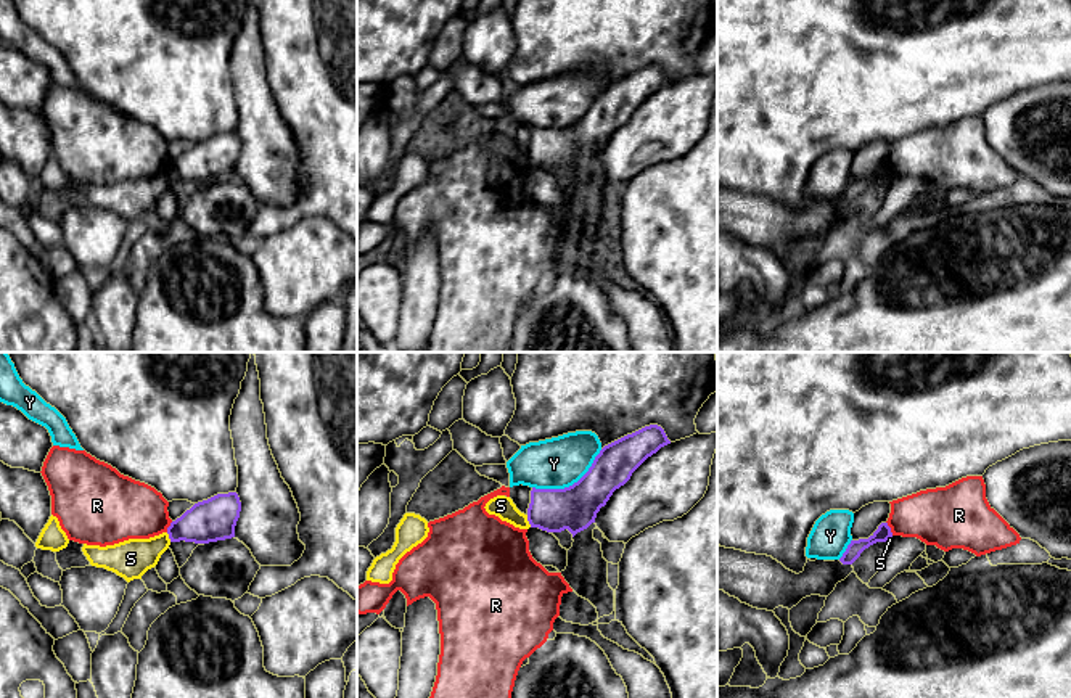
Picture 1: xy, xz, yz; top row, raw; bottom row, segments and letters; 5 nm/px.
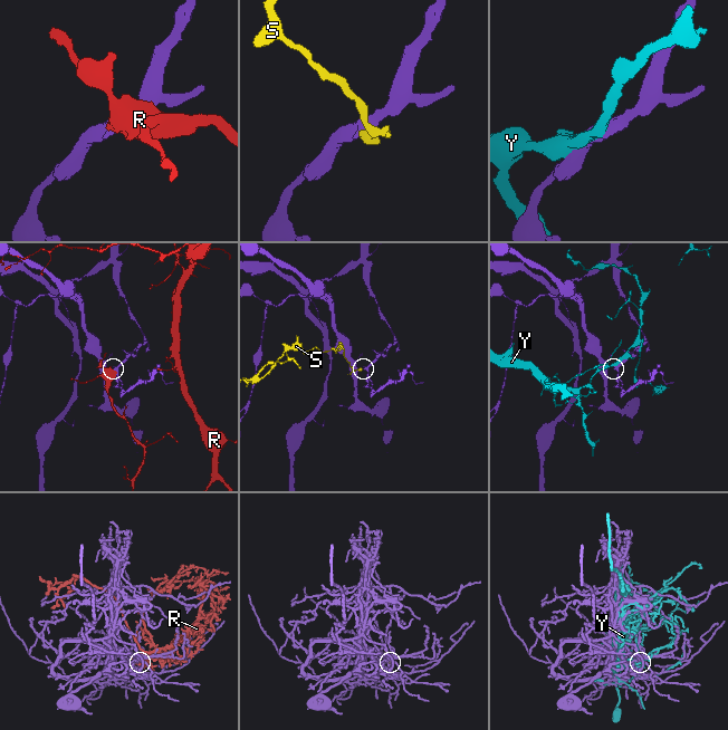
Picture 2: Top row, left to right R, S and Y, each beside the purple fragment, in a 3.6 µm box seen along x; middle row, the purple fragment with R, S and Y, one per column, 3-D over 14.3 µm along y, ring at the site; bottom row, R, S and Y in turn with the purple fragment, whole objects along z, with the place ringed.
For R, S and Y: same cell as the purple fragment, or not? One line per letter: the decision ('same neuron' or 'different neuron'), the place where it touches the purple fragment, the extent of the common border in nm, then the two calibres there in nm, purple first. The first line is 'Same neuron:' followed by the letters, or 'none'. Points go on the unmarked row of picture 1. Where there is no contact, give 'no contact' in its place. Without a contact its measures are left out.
Same neuron: none
R: different neuron; meets purple in yz at (890, 168); contact 80 nm long; 80 nm thick on the purple side, 280 nm on the other
S: different neuron; meets purple in xz at (528, 160); contact 70 nm long; 220 nm thick on the purple side, 110 nm on the other
Y: different neuron; meets purple in xz at (570, 126); contact 400 nm long; 220 nm thick on the purple side, 260 nm on the other

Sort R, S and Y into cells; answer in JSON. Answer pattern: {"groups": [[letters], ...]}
{"groups": [["R"], ["S"], ["Y"]]}

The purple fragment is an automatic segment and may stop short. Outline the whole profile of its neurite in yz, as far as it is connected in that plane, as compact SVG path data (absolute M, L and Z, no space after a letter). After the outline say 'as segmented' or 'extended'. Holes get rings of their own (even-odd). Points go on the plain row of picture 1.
M881 162L868 179L851 180L839 201L843 204L852 204L865 188L876 182L886 182L889 177L892 177L891 167L888 162Z; as segmented

